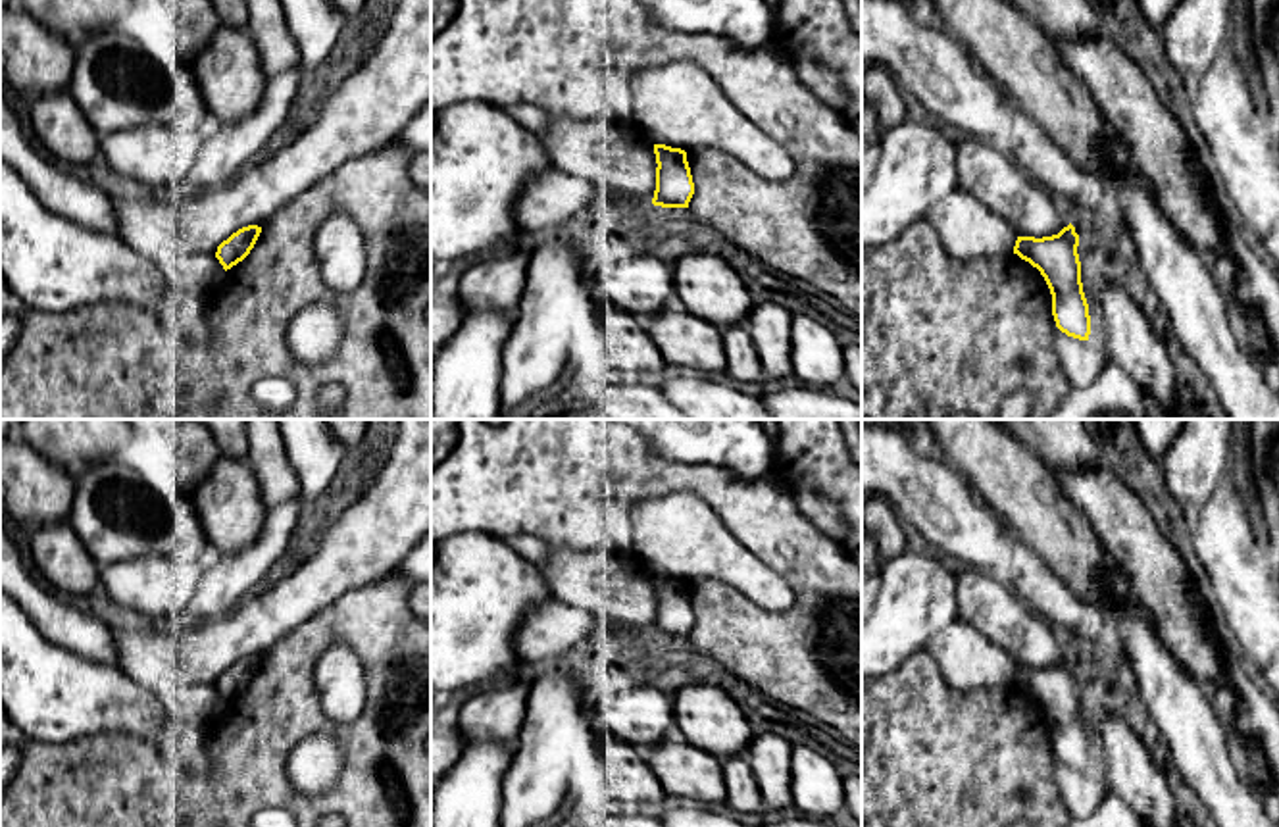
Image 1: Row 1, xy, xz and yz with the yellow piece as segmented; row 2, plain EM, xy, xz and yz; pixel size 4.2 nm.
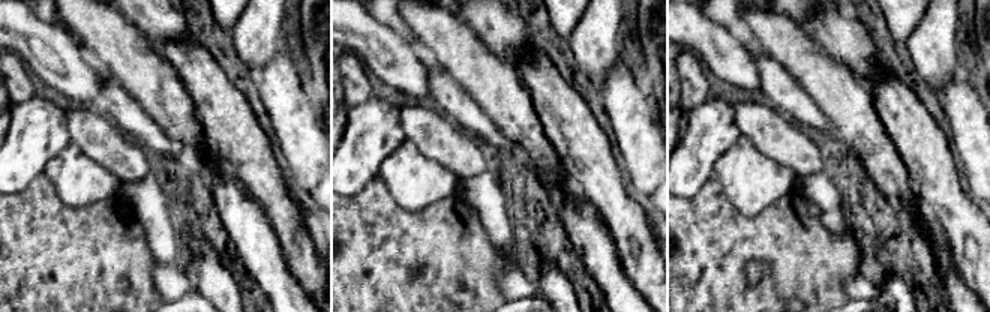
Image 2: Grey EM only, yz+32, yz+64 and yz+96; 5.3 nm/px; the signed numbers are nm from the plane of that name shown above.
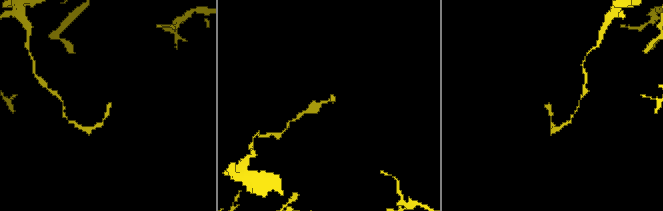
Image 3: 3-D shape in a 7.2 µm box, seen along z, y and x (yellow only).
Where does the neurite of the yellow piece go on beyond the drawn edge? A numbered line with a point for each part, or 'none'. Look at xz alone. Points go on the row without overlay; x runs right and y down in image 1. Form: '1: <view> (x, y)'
none

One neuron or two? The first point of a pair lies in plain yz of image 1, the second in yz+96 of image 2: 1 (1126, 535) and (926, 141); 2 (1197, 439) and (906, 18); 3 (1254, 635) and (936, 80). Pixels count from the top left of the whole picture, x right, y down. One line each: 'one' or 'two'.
1: one
2: two
3: two

